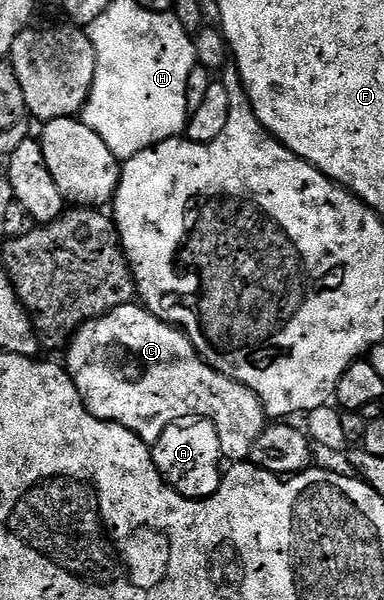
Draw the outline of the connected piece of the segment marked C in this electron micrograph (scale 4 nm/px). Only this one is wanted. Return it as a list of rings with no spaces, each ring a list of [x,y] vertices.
[[[132,303],[129,305],[122,305],[121,307],[117,307],[104,314],[103,317],[87,321],[82,328],[75,332],[75,336],[71,338],[69,344],[66,346],[65,354],[66,353],[67,361],[65,360],[65,368],[67,373],[73,379],[77,391],[81,395],[83,406],[85,406],[85,408],[97,419],[101,419],[102,421],[115,421],[121,427],[125,427],[129,431],[136,433],[142,441],[154,443],[161,433],[175,422],[182,422],[184,419],[203,418],[211,421],[212,424],[215,425],[222,441],[222,456],[226,458],[228,462],[243,463],[250,458],[253,447],[257,443],[257,439],[264,431],[265,414],[263,412],[263,404],[259,402],[259,396],[253,391],[246,389],[241,383],[237,383],[233,379],[229,379],[225,375],[215,372],[215,370],[203,360],[203,356],[196,351],[193,347],[193,343],[184,335],[182,329],[170,325],[169,323],[165,323],[161,319],[157,319],[142,304]]]

